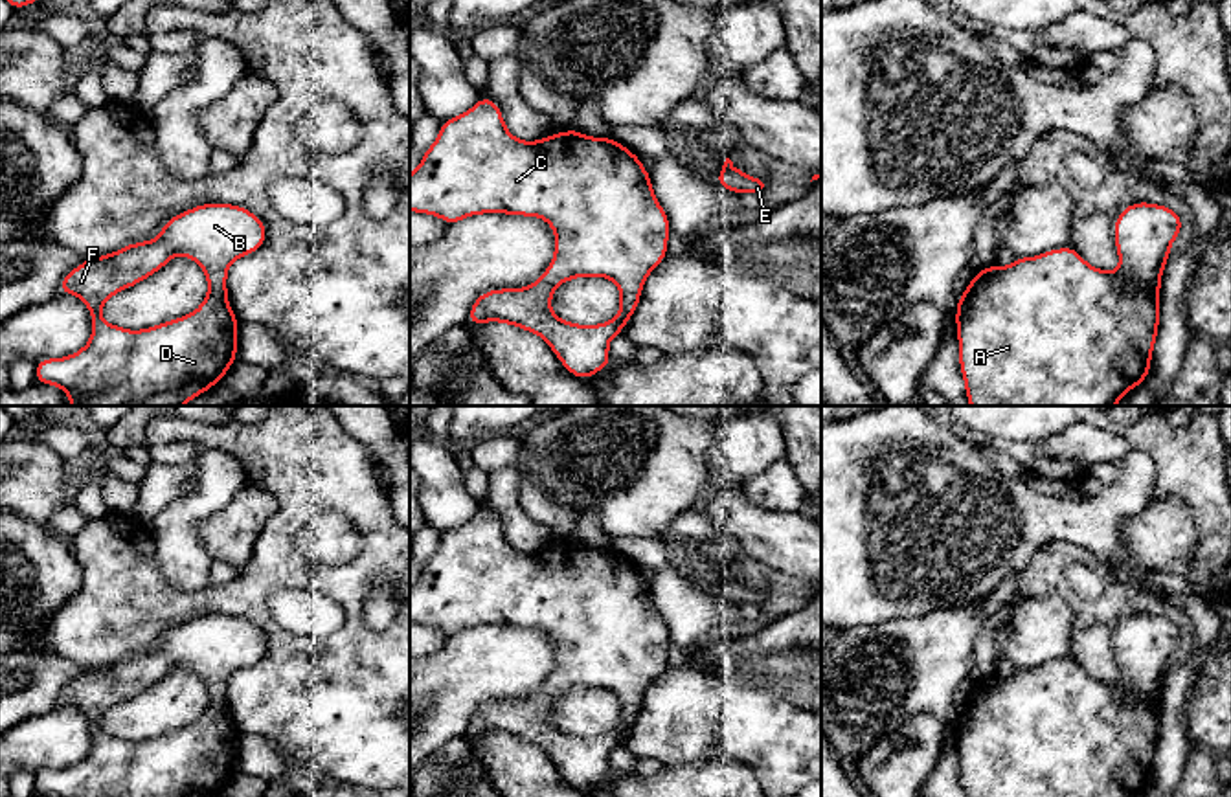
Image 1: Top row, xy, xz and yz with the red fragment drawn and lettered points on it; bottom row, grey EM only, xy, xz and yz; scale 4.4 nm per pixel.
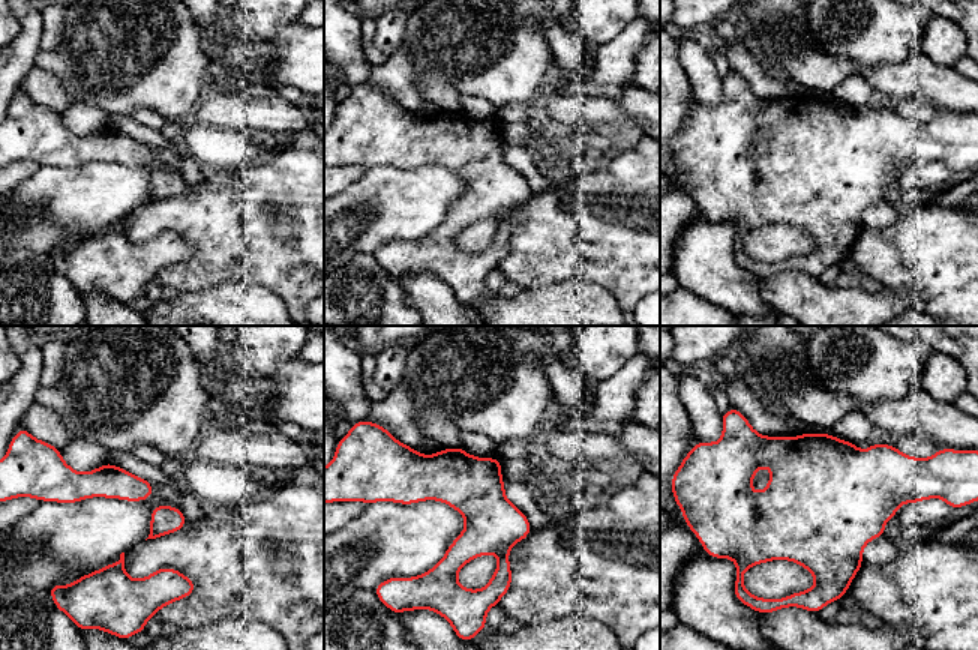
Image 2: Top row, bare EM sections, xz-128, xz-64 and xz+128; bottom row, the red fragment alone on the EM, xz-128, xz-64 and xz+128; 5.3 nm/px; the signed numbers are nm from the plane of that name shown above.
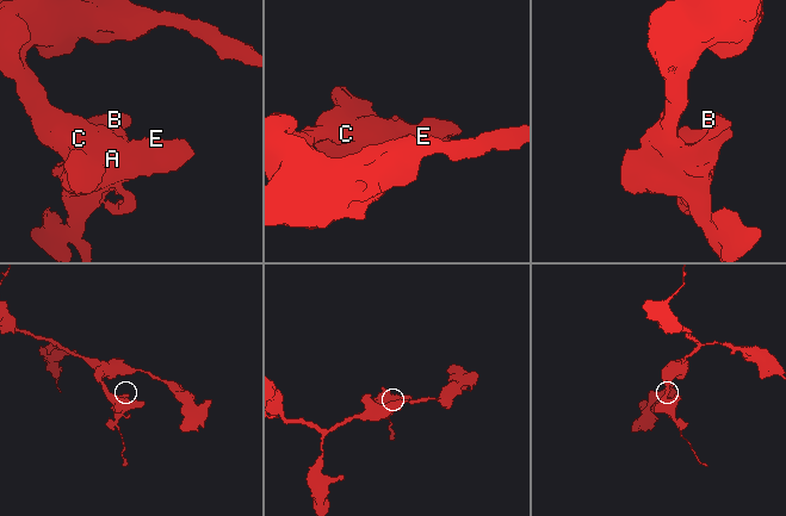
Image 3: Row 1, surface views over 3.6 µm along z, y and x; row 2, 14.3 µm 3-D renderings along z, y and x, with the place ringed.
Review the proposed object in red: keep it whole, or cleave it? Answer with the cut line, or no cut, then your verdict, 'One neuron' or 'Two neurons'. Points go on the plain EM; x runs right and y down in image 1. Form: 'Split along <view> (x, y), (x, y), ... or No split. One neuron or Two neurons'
No split. One neuron

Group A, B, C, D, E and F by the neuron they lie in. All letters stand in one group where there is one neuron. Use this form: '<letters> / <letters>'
A B C D E F

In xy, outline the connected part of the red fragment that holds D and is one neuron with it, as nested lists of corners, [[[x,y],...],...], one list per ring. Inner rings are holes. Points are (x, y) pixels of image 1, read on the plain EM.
[[[209,613],[171,628],[152,652],[123,657],[101,668],[90,668],[64,685],[59,705],[77,707],[90,722],[92,747],[73,766],[42,769],[35,775],[35,793],[50,797],[215,797],[237,771],[239,731],[228,714],[228,679],[244,667],[257,663],[266,652],[266,635],[250,621]],[[173,668],[193,670],[208,689],[202,716],[176,731],[149,740],[130,742],[101,729],[101,718],[162,681]]]

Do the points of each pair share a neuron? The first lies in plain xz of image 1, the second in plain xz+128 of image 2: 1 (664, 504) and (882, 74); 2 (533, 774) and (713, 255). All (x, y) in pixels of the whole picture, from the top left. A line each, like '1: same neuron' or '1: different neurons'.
1: different neurons
2: same neuron

